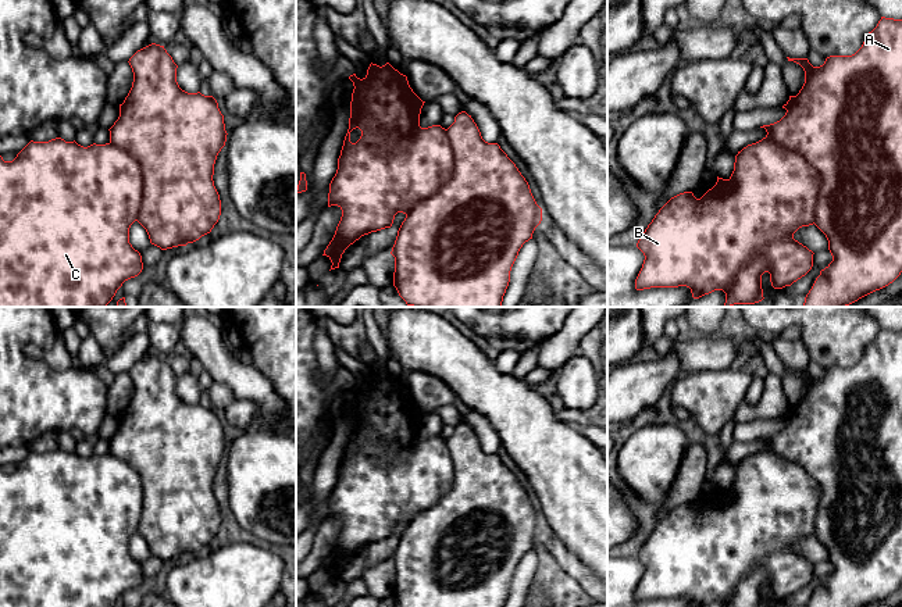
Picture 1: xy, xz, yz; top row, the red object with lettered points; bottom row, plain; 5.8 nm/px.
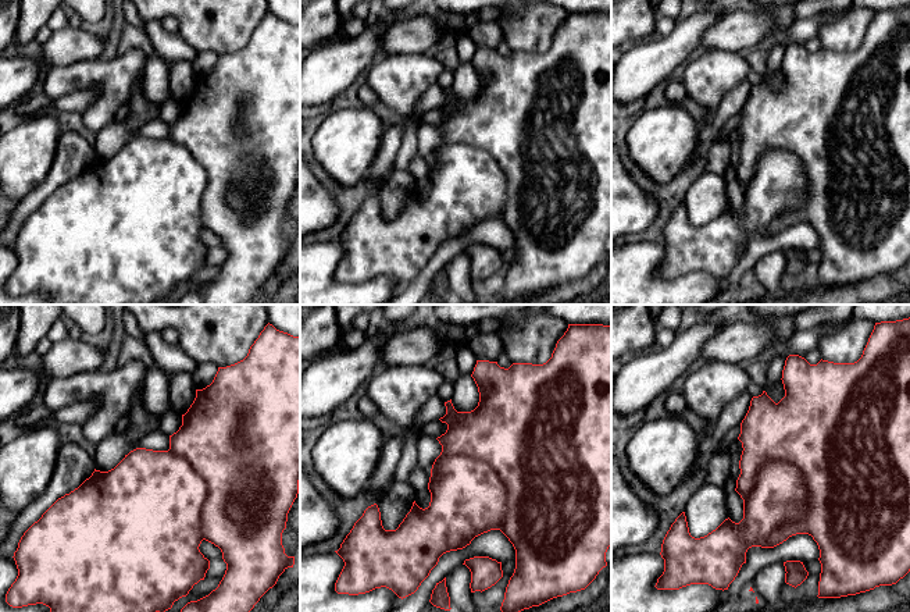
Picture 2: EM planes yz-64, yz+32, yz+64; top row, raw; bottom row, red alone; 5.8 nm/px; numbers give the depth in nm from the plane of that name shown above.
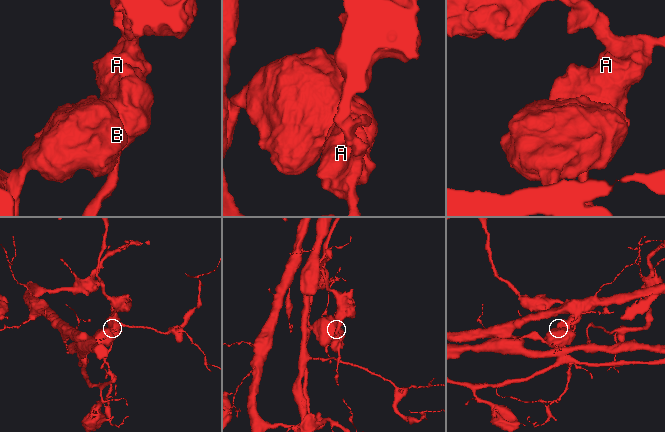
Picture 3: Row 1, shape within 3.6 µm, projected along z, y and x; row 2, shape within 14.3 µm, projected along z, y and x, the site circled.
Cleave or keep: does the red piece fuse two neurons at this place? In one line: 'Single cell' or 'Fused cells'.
Fused cells

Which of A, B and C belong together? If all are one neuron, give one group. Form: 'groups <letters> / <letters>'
groups A / B C

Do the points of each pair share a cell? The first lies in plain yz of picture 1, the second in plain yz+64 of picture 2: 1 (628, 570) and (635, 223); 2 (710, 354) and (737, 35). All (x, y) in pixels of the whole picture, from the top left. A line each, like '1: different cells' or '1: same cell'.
1: different cells
2: same cell

